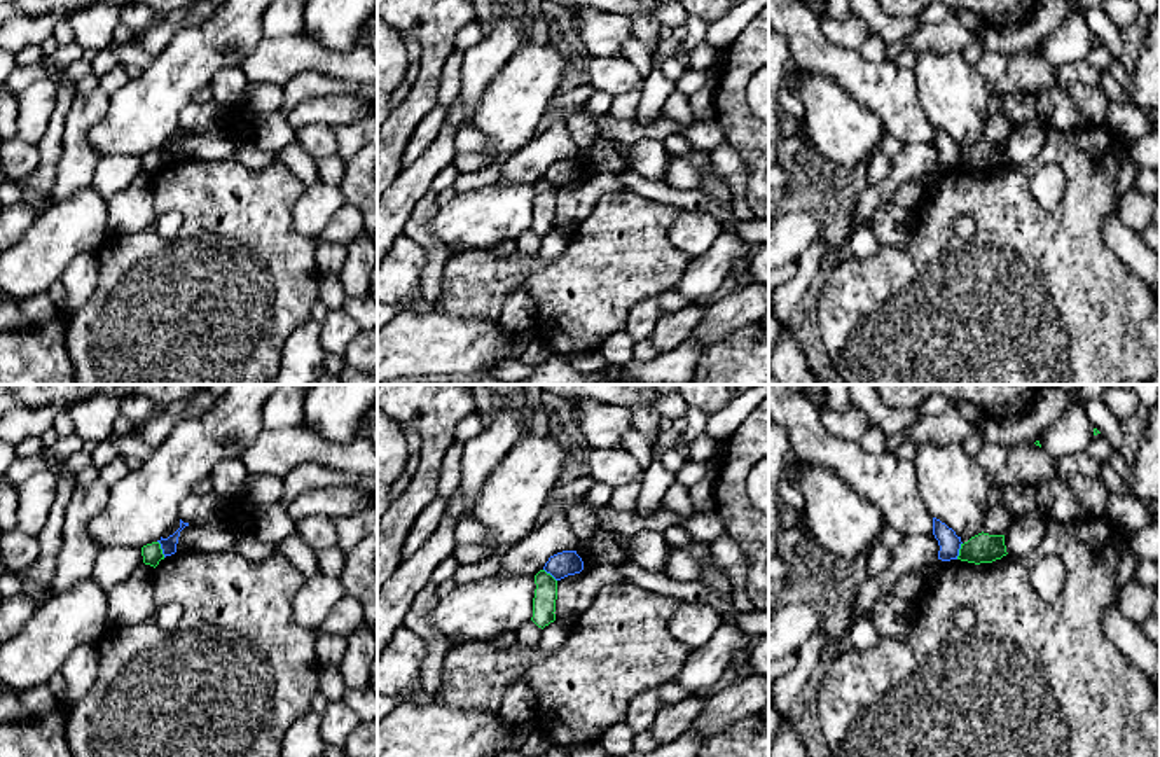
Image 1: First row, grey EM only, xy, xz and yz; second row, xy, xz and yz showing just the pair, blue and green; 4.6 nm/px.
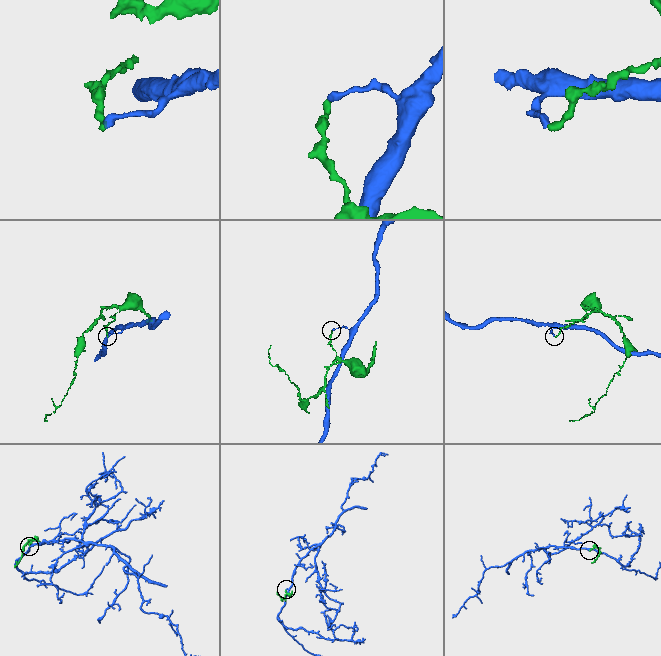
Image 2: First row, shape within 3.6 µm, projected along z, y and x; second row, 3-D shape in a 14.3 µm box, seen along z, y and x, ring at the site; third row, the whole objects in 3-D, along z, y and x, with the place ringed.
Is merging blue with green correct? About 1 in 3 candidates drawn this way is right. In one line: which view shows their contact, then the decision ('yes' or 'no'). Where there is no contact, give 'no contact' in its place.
contact in xy; no

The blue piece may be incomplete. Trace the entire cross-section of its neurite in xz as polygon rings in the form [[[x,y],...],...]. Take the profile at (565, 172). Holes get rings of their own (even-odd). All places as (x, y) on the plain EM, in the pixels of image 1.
[[[563,159],[549,166],[543,178],[550,182],[556,189],[568,184],[580,182],[583,178],[583,170],[577,159]]]

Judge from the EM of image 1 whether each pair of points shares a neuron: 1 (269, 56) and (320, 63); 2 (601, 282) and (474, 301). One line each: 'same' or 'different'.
1: same
2: same

